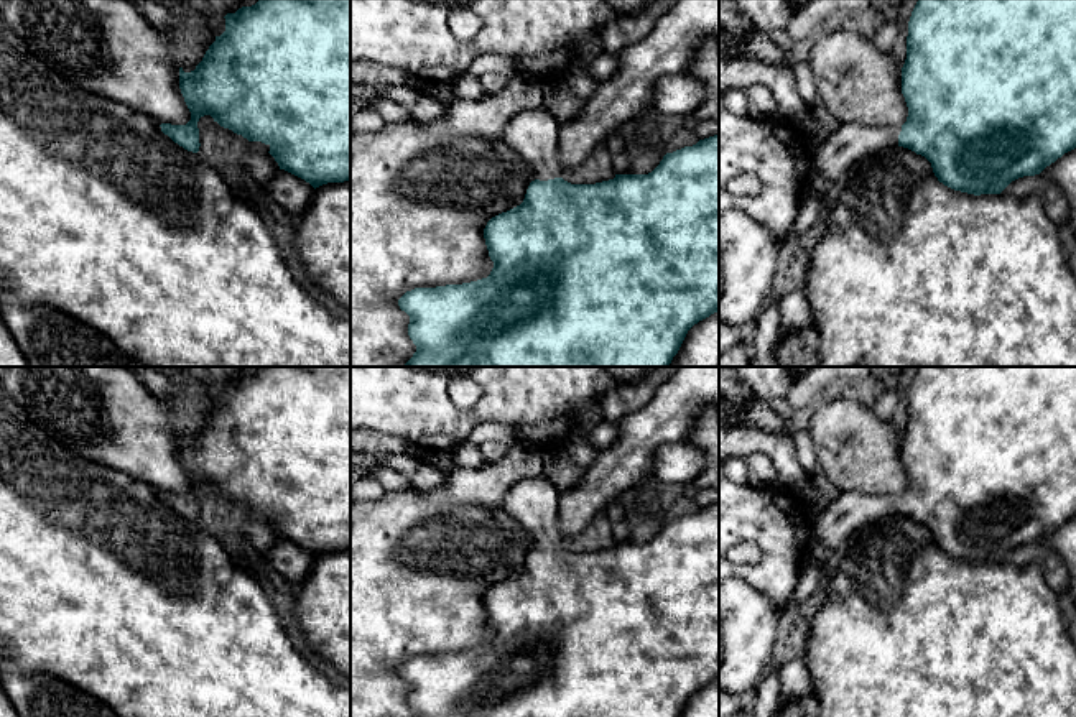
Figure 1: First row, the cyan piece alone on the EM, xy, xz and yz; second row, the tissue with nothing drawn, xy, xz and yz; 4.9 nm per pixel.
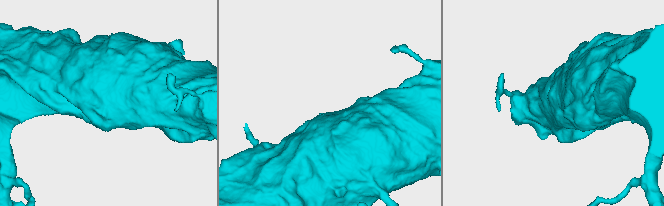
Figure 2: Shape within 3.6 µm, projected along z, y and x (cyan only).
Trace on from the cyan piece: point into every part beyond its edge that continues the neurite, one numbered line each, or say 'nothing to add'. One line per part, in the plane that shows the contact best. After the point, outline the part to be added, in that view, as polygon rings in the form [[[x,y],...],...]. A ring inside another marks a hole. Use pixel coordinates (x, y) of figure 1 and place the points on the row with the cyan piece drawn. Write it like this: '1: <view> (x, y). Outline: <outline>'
1: xz (533, 134). Outline: [[[545,109],[517,112],[503,130],[503,138],[525,161],[528,161],[536,179],[548,181],[563,176],[556,161],[558,120]]]

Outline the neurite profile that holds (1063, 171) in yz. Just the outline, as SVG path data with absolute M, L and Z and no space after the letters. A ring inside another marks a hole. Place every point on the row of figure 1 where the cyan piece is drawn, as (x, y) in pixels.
M1076 148L1046 166L1040 176L1055 181L1064 192L1069 209L1069 229L1076 237Z

